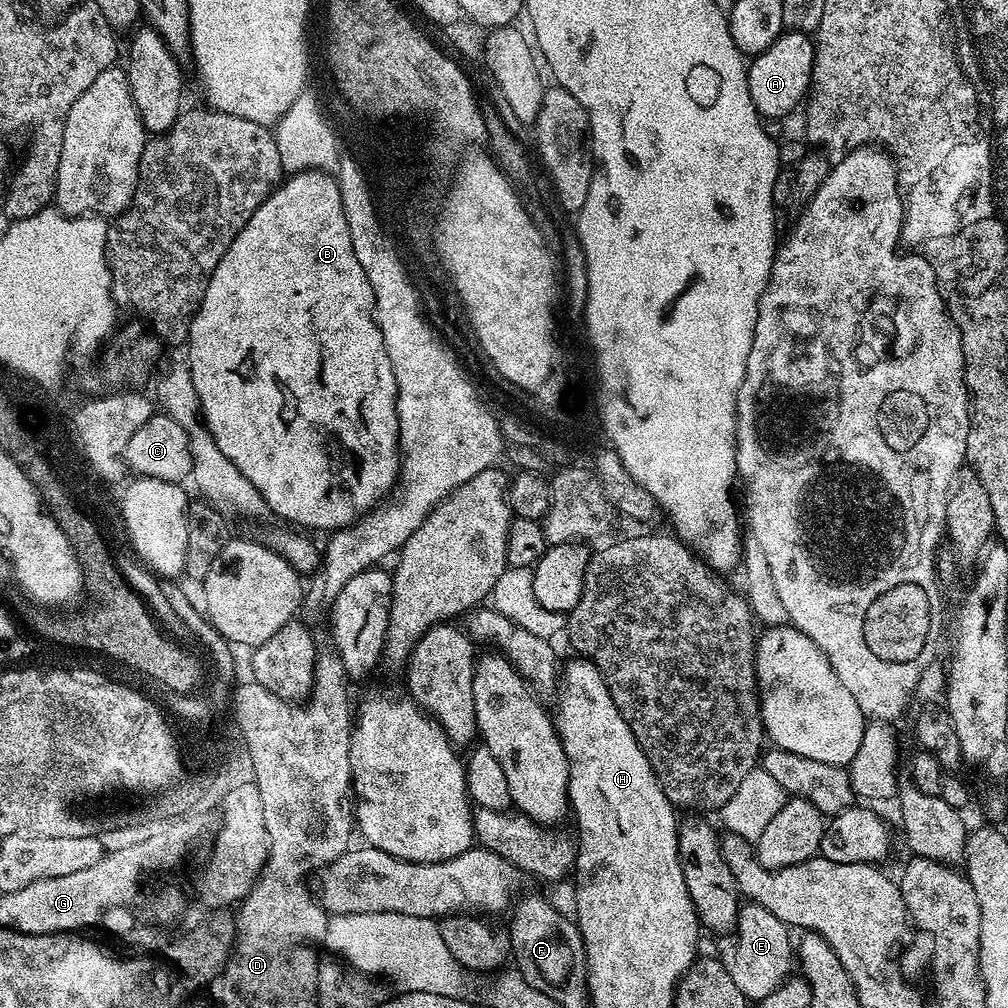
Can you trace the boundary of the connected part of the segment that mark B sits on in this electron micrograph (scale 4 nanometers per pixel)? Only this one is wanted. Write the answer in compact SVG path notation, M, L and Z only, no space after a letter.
M302 171L289 175L254 210L246 226L236 235L230 250L218 262L206 294L196 311L196 317L188 326L186 361L193 375L198 392L200 415L214 442L230 460L254 484L265 500L267 511L273 516L289 520L289 525L300 530L317 528L331 534L341 528L350 528L362 514L372 511L391 493L400 474L400 423L396 413L396 379L390 366L390 354L386 354L384 339L376 324L376 299L370 290L370 278L362 270L362 262L354 255L350 242L350 226L346 226L346 214L342 210L342 194L336 179L327 172Z

